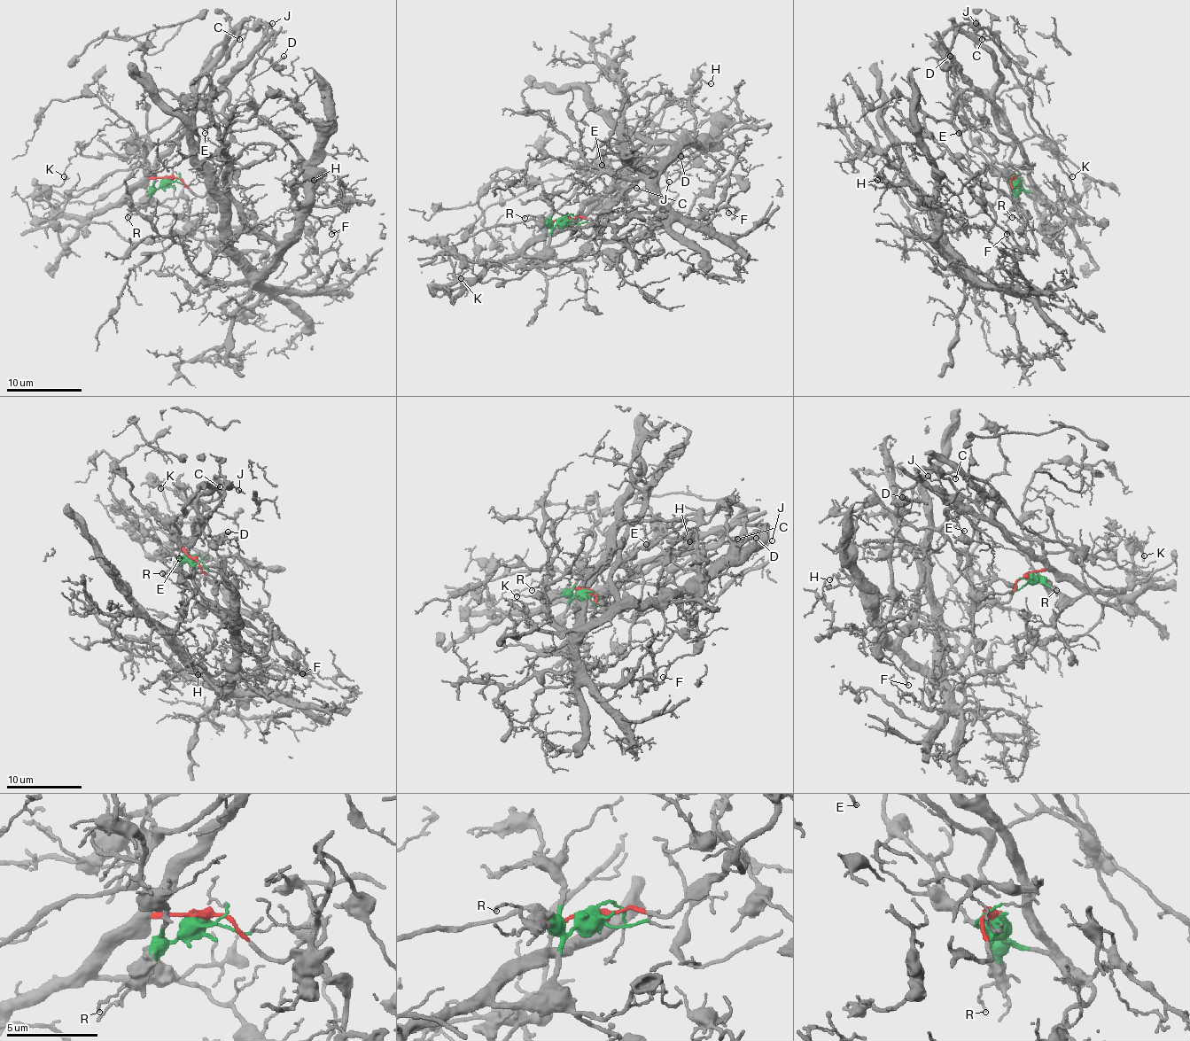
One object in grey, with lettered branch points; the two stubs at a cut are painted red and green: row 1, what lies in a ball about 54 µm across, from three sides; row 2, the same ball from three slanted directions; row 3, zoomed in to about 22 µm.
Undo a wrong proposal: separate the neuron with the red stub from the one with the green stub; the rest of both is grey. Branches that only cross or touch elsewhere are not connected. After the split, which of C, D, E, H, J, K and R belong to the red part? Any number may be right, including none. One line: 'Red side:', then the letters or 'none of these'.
Red side: H

